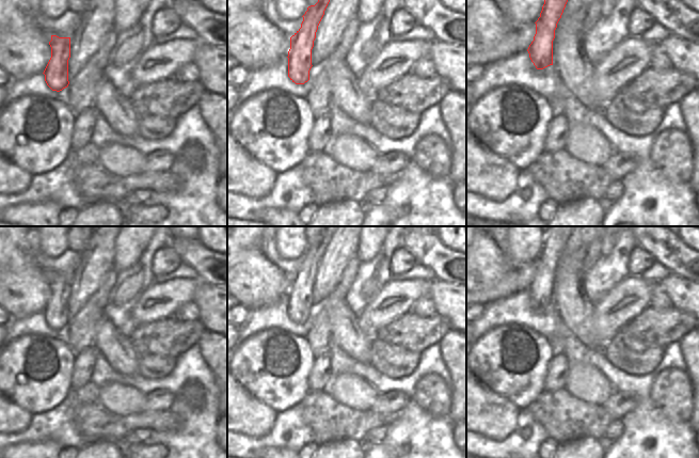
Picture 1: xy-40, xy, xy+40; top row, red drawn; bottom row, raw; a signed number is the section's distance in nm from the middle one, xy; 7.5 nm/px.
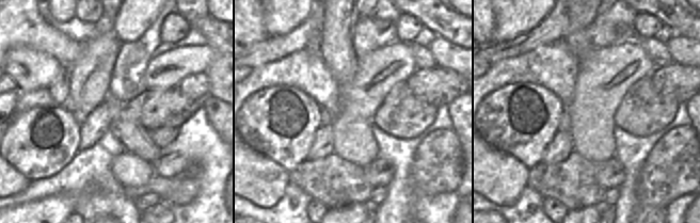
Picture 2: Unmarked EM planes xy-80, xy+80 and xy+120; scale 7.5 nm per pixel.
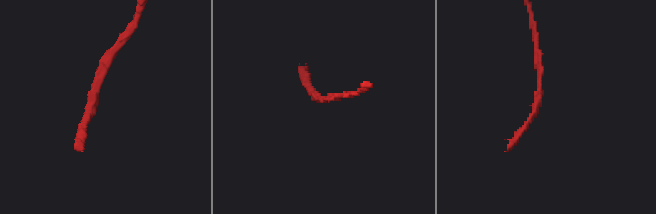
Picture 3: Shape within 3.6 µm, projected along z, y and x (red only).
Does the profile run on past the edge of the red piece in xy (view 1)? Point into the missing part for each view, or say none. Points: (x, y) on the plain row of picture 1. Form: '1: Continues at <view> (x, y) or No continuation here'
1: No continuation here

